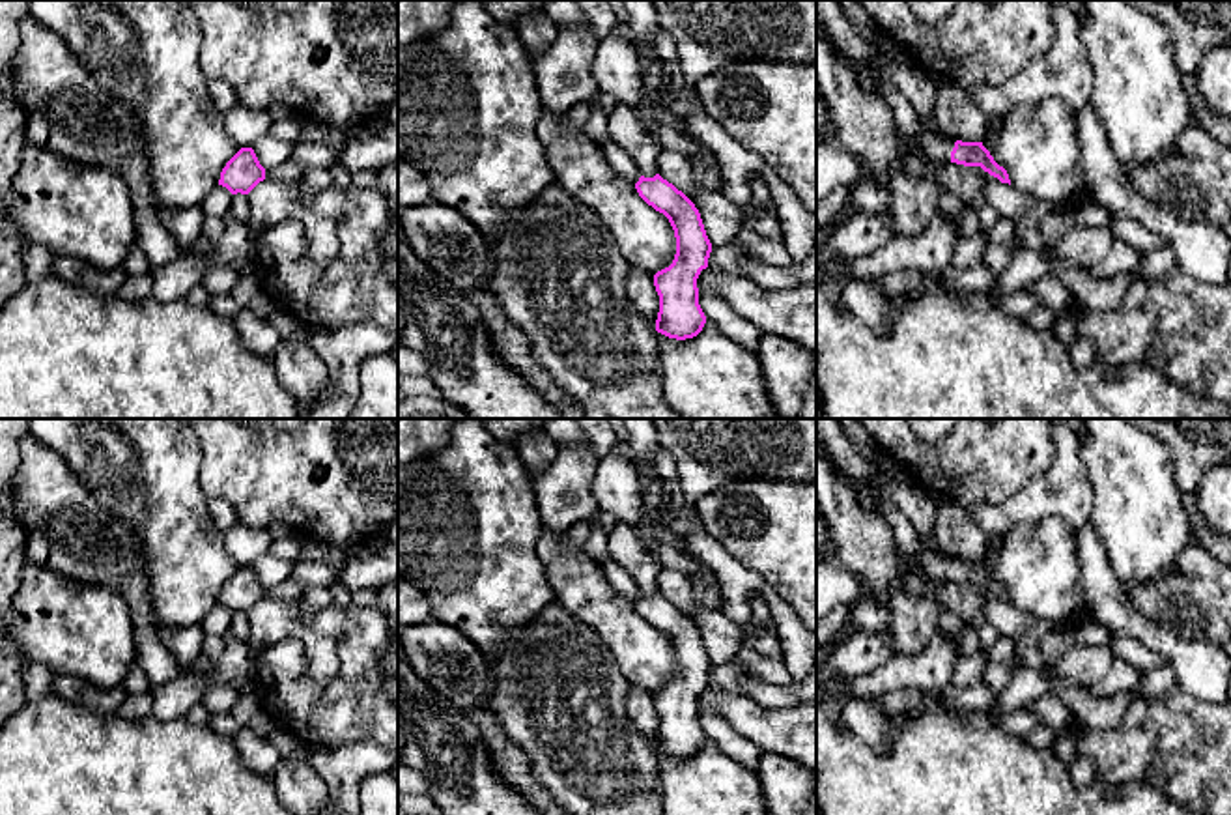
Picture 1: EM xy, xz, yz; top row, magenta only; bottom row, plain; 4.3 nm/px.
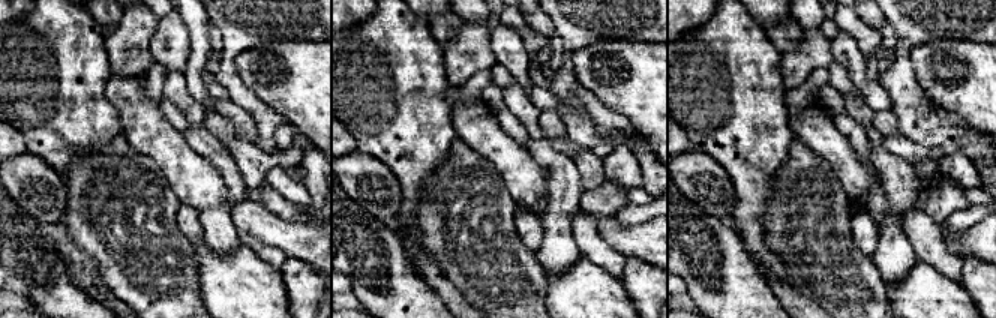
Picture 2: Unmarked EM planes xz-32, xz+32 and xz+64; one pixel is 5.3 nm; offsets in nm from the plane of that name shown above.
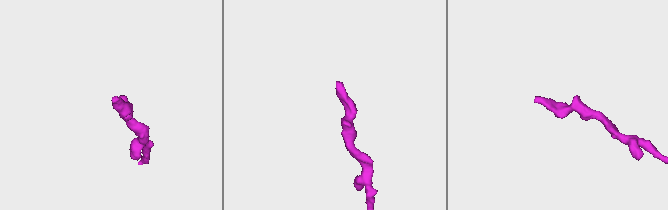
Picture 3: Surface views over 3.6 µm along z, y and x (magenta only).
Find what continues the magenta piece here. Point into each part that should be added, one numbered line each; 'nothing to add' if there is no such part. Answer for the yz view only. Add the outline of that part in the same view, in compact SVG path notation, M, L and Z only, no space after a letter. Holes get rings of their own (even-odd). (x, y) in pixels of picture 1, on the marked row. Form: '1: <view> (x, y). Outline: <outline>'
1: yz (938, 146). Outline: M917 127L917 142L923 146L928 157L949 163L956 140L949 138L947 135L934 135L923 127Z

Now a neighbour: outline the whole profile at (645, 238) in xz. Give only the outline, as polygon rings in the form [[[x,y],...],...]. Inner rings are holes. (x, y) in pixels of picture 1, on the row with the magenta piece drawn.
[[[544,110],[536,133],[555,181],[600,217],[630,267],[656,275],[672,264],[676,237],[669,219],[615,172],[598,142],[572,127],[566,112]]]

